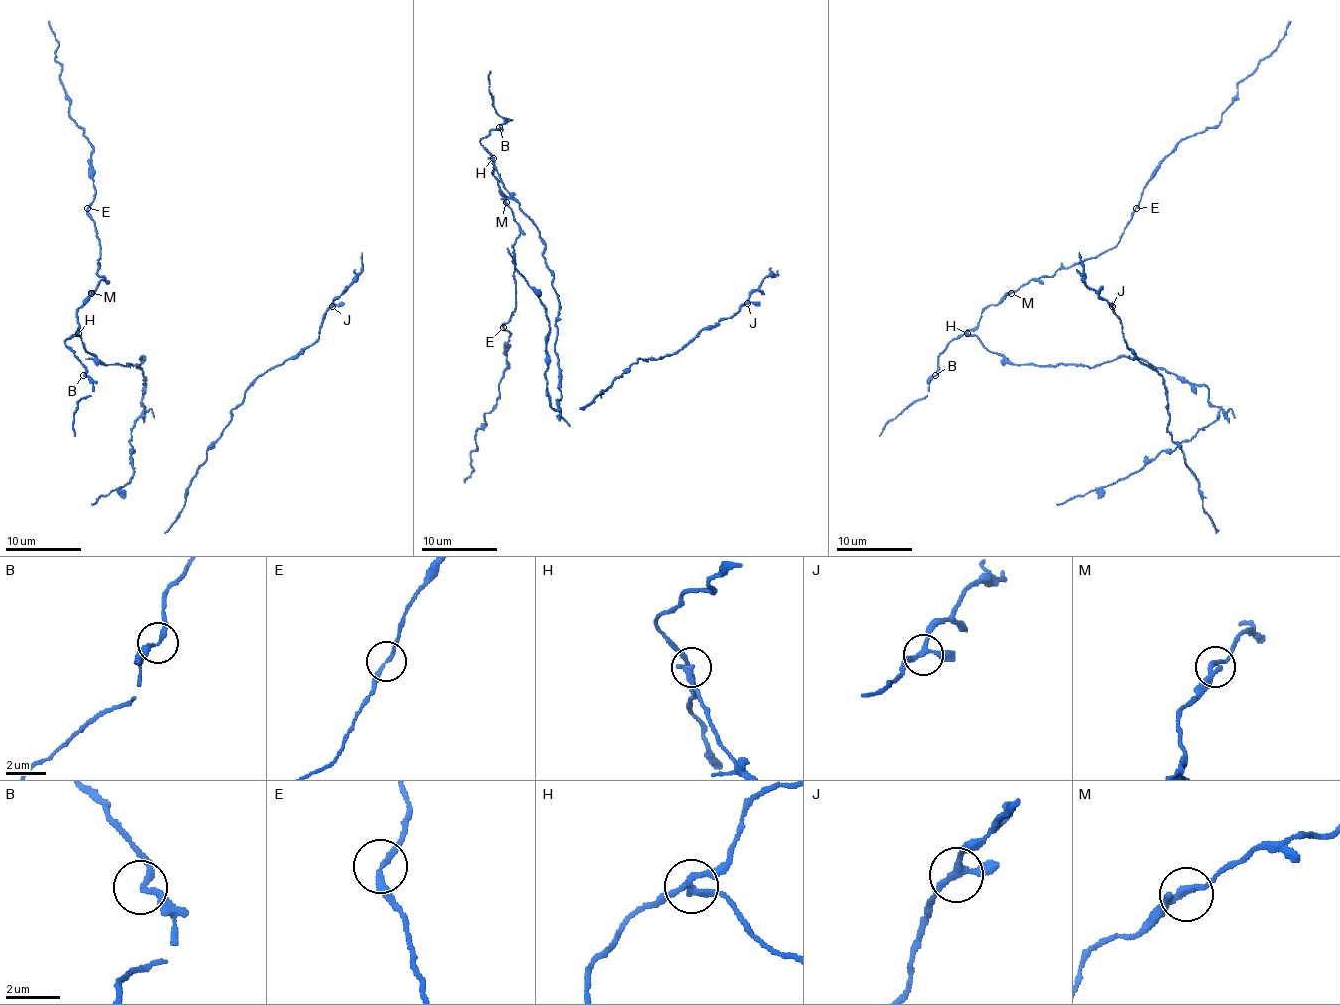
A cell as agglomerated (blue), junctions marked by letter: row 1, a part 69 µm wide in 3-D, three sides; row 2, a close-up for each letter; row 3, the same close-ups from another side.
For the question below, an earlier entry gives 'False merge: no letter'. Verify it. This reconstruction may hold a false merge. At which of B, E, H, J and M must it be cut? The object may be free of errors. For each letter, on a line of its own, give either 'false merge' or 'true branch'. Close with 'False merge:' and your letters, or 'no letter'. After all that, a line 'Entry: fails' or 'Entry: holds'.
B: true branch
E: true branch
H: false merge
J: true branch
M: true branch
False merge: H
Entry: fails

